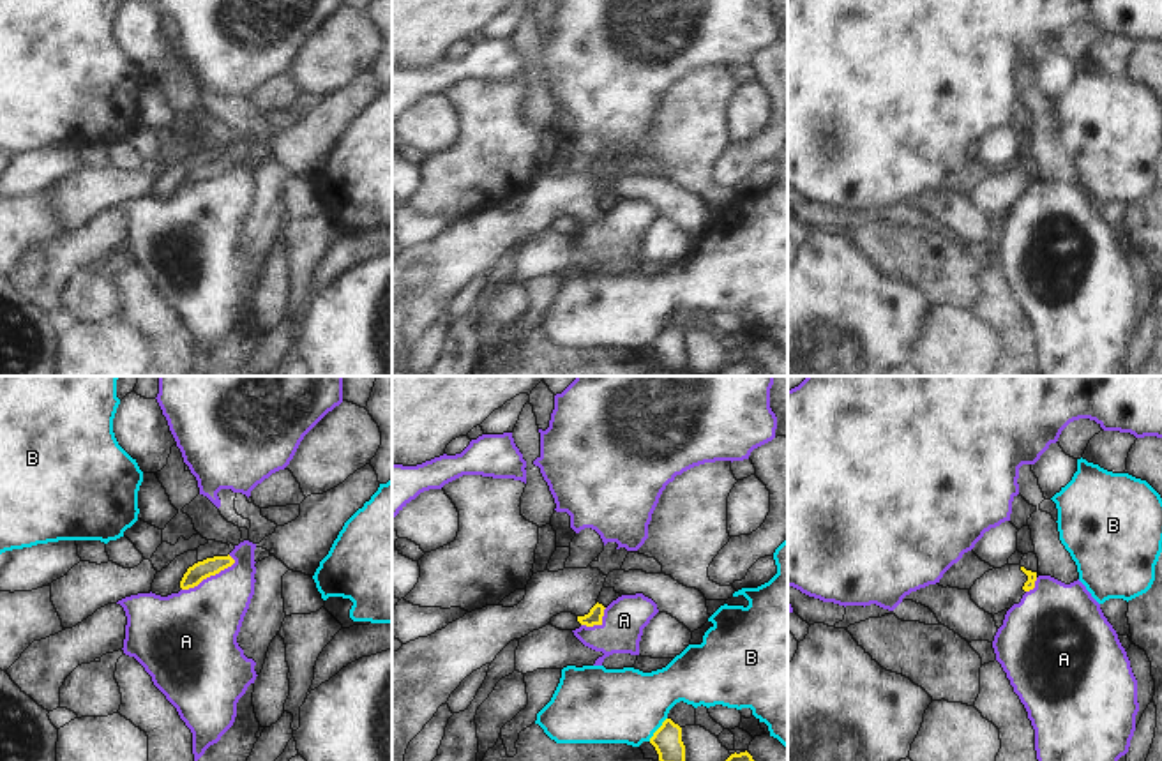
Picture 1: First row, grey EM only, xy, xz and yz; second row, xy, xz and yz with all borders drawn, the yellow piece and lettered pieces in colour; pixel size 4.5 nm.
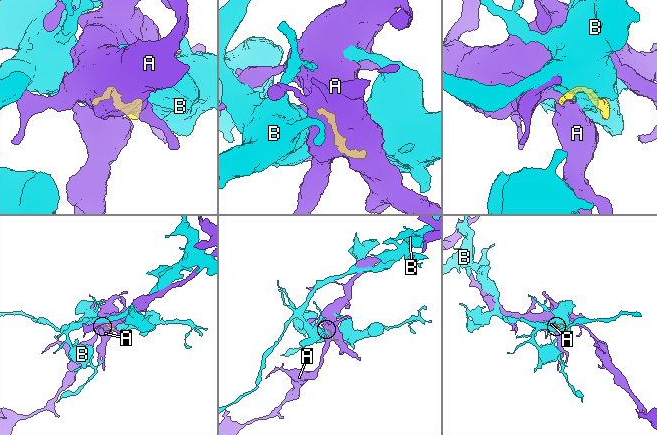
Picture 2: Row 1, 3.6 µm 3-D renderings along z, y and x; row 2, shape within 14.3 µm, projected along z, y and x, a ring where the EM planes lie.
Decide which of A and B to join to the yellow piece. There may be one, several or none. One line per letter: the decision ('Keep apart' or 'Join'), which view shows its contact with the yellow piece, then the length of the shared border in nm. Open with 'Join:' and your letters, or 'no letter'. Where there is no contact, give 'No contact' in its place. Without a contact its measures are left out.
Join: no letter
A: Keep apart. Touches yellow in xy. Shared border 280 nm
B: Keep apart. Touches yellow in xz. Shared border 140 nm.

